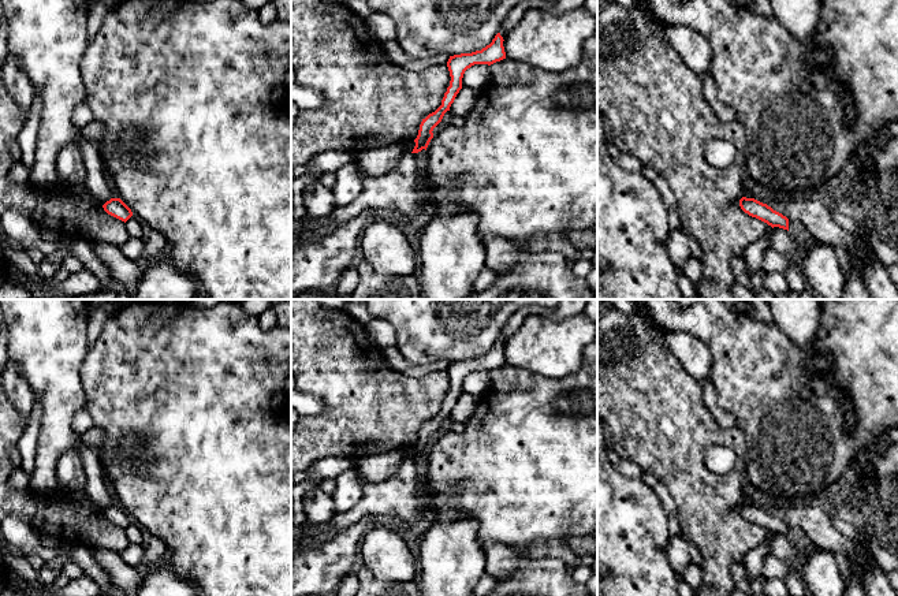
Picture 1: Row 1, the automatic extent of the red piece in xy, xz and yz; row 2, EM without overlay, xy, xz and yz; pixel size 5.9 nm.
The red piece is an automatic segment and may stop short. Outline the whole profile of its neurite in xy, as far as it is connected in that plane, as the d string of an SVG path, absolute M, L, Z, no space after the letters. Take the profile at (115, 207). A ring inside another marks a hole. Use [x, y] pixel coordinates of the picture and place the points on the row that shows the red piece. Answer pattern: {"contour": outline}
{"contour": "M111 198L103 208L108 215L124 223L133 216L131 209L120 198Z"}

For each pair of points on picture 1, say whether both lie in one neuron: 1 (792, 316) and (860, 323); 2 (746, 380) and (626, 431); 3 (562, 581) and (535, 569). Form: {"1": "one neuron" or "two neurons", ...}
{"1": "two neurons", "2": "two neurons", "3": "one neuron"}

